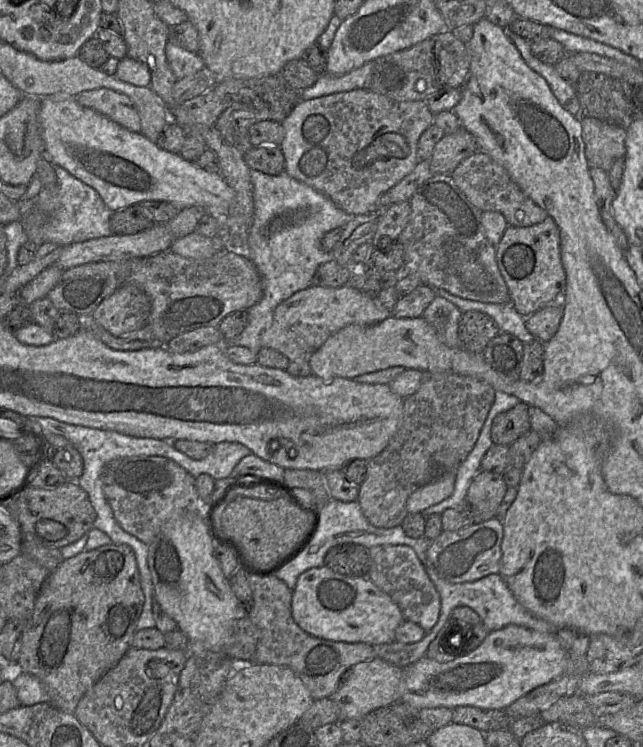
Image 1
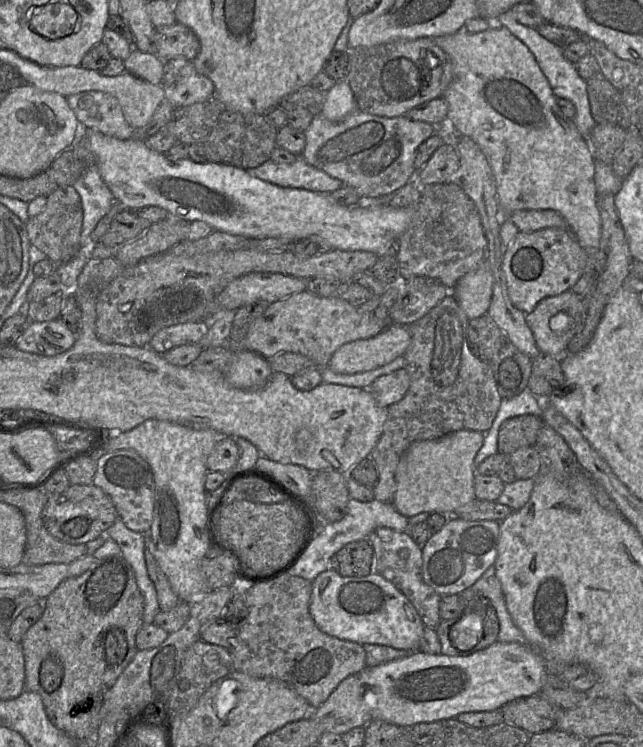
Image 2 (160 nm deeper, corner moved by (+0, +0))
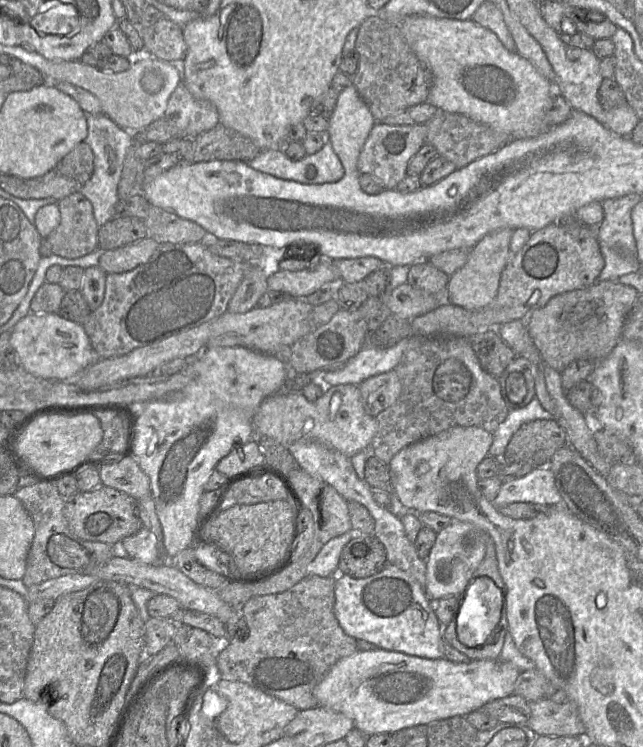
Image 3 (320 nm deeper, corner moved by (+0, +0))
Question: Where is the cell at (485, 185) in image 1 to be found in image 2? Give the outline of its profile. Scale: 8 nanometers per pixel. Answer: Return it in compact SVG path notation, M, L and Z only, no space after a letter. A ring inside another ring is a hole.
M551 209L518 210L511 213L508 218L522 232L534 232L551 227L568 229L565 219Z

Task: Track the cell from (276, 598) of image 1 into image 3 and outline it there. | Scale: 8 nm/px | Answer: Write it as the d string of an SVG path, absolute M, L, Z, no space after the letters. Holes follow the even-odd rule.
M307 575L285 592L249 599L241 607L241 614L249 627L249 636L244 641L230 641L219 654L216 677L247 683L294 706L298 711L316 707L318 703L313 695L314 687L334 664L359 650L357 640L343 631L334 615L334 584L335 578Z

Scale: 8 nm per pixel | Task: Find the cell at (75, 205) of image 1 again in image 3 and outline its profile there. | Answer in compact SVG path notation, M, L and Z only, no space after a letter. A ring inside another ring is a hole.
M104 113L86 114L86 117L87 137L84 142L91 147L94 153L94 171L80 192L91 202L95 220L101 227L116 216L116 205L119 201L118 183L127 151L133 143L134 133L119 127Z

